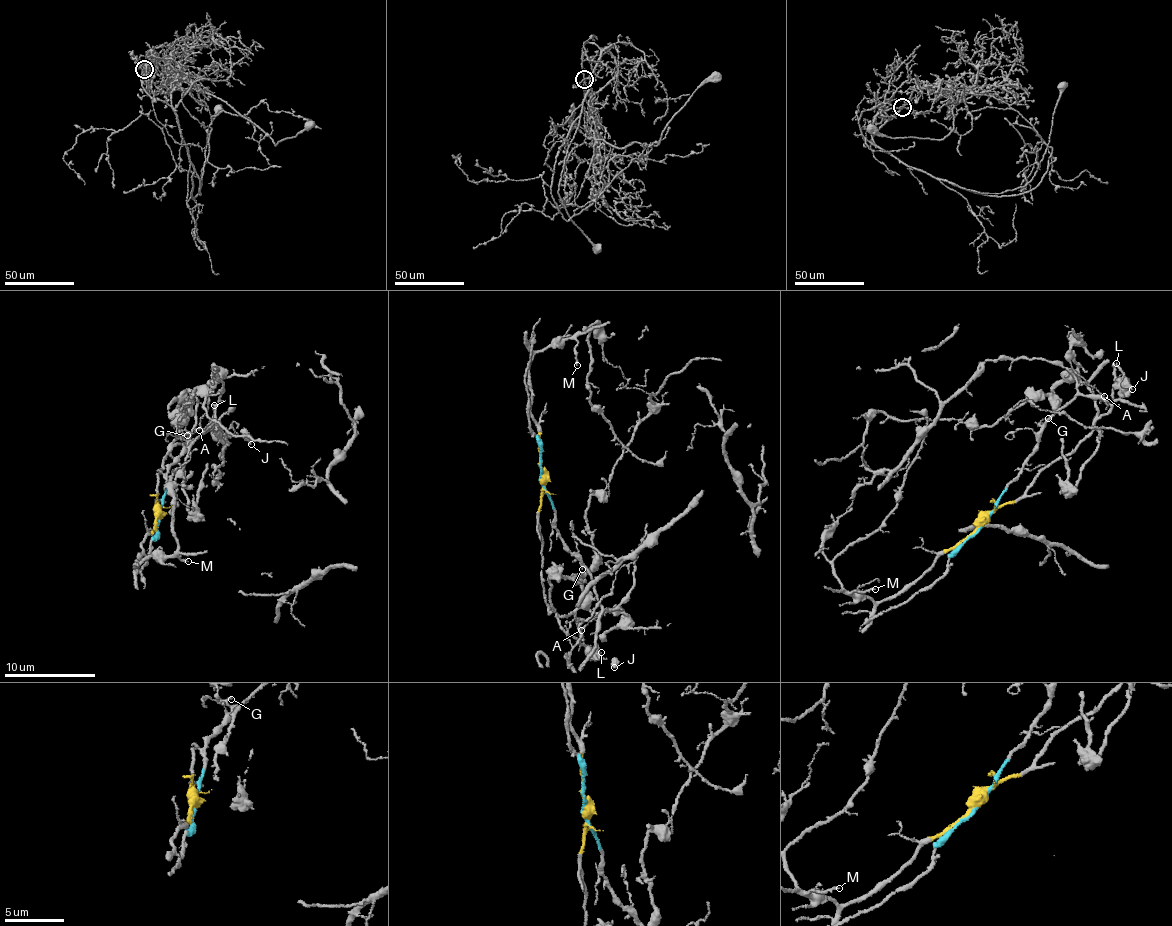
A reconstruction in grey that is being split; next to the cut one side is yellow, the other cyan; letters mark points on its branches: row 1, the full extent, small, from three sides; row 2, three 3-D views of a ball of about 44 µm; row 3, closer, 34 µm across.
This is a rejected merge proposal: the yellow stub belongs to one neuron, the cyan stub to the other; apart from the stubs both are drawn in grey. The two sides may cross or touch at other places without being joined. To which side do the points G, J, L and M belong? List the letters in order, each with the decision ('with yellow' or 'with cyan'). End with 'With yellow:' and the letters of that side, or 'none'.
G: with cyan
J: with cyan
L: with cyan
M: with yellow
With yellow: M

